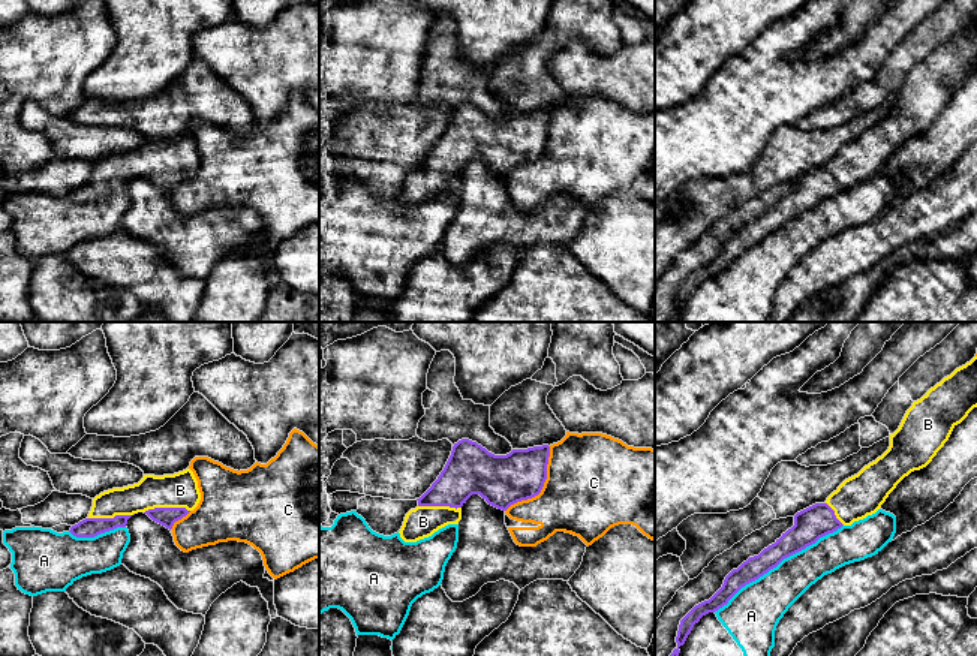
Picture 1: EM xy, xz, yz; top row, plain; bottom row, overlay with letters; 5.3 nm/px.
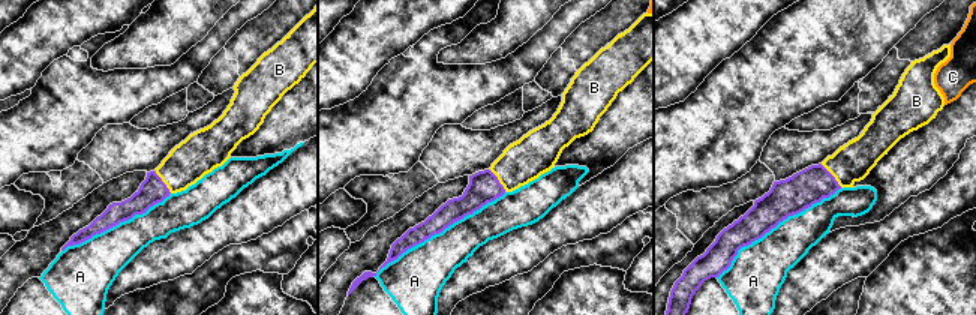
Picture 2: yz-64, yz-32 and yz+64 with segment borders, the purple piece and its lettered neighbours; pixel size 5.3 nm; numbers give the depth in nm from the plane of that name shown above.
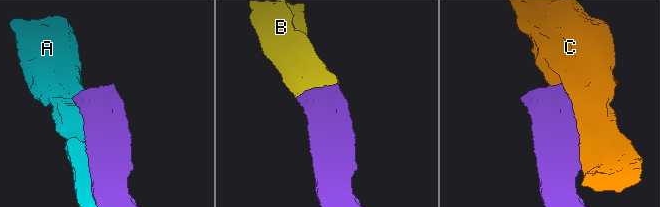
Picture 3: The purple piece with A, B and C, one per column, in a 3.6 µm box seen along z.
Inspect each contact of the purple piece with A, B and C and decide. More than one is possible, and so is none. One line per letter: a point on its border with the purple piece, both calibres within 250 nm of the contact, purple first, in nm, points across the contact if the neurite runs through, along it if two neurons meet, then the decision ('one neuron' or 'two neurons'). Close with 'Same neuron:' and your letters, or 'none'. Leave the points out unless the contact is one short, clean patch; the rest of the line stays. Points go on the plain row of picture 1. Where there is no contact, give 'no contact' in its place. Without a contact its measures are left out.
A: contact yz (778, 228); calibres 160 and 260 nm; two neurons
B: contact xy (110, 183); calibres 110 and 170 nm; one neuron
C: contact xz (543, 150); calibres 280 and 480 nm; two neurons
Same neuron: B

